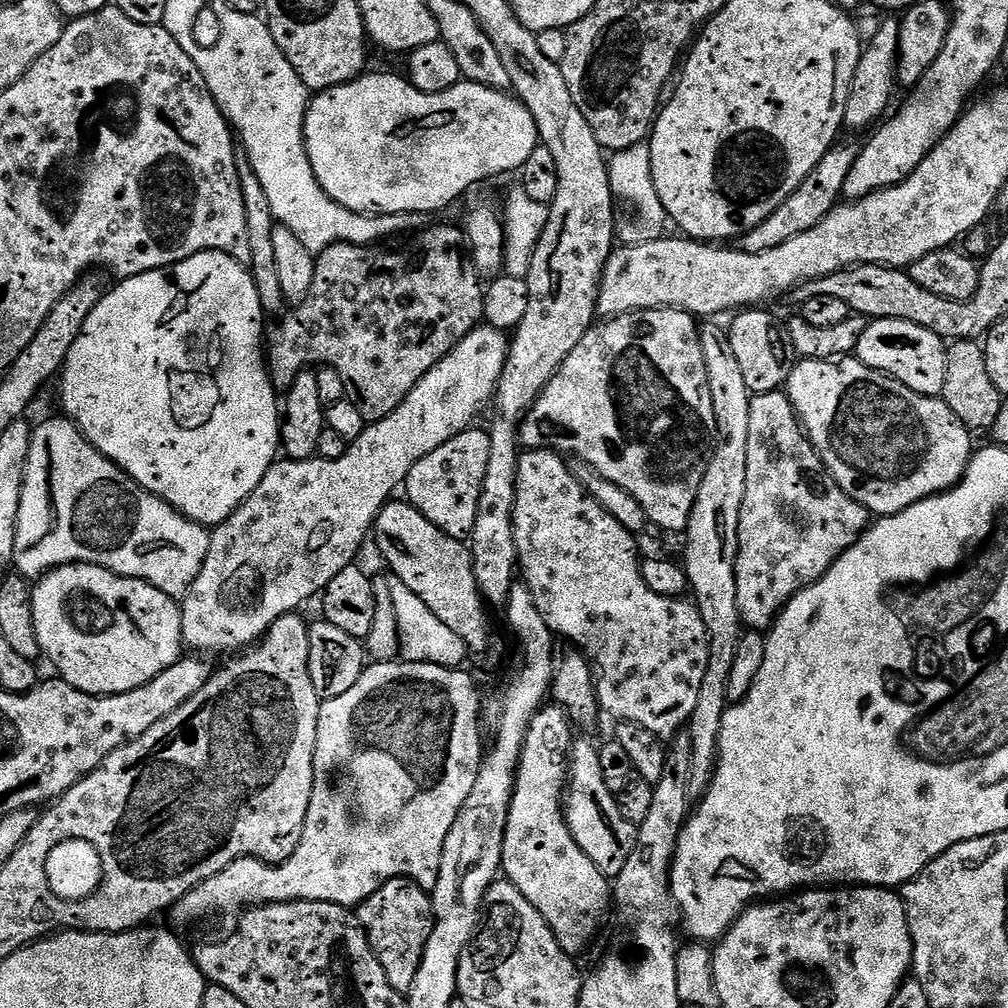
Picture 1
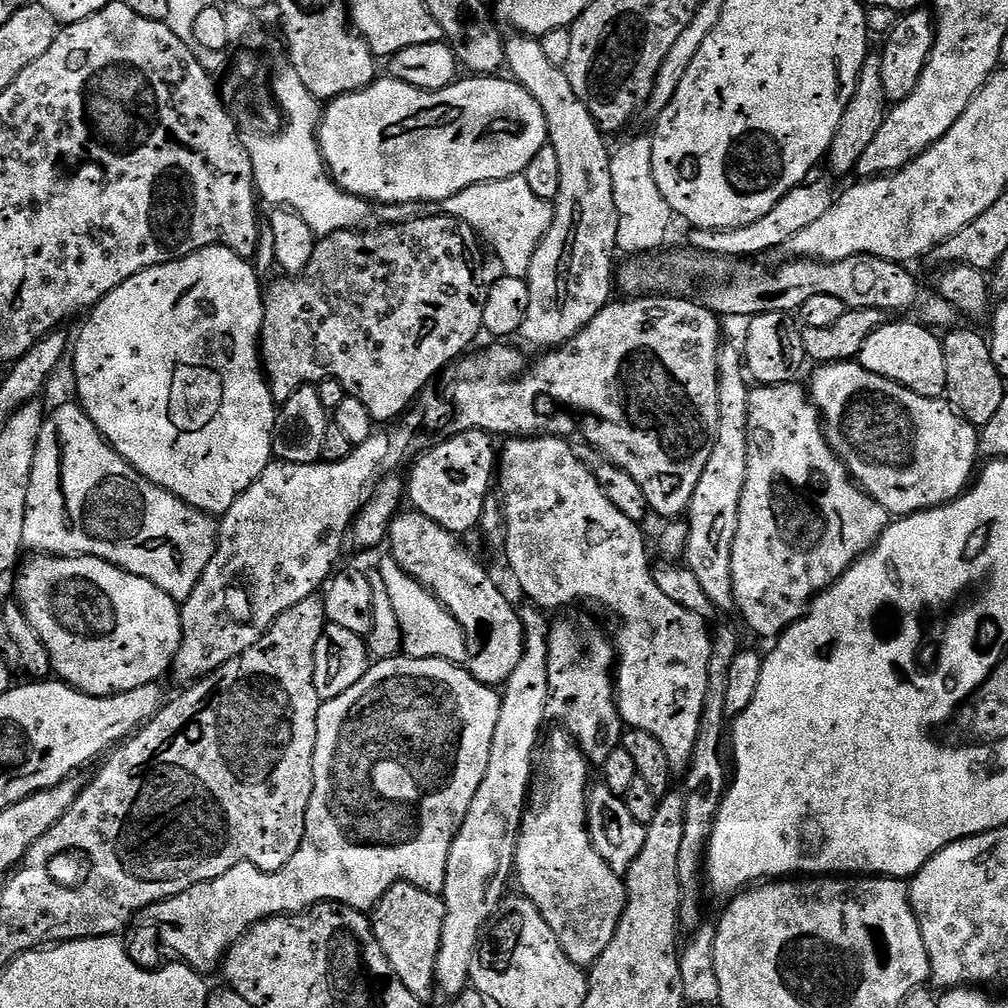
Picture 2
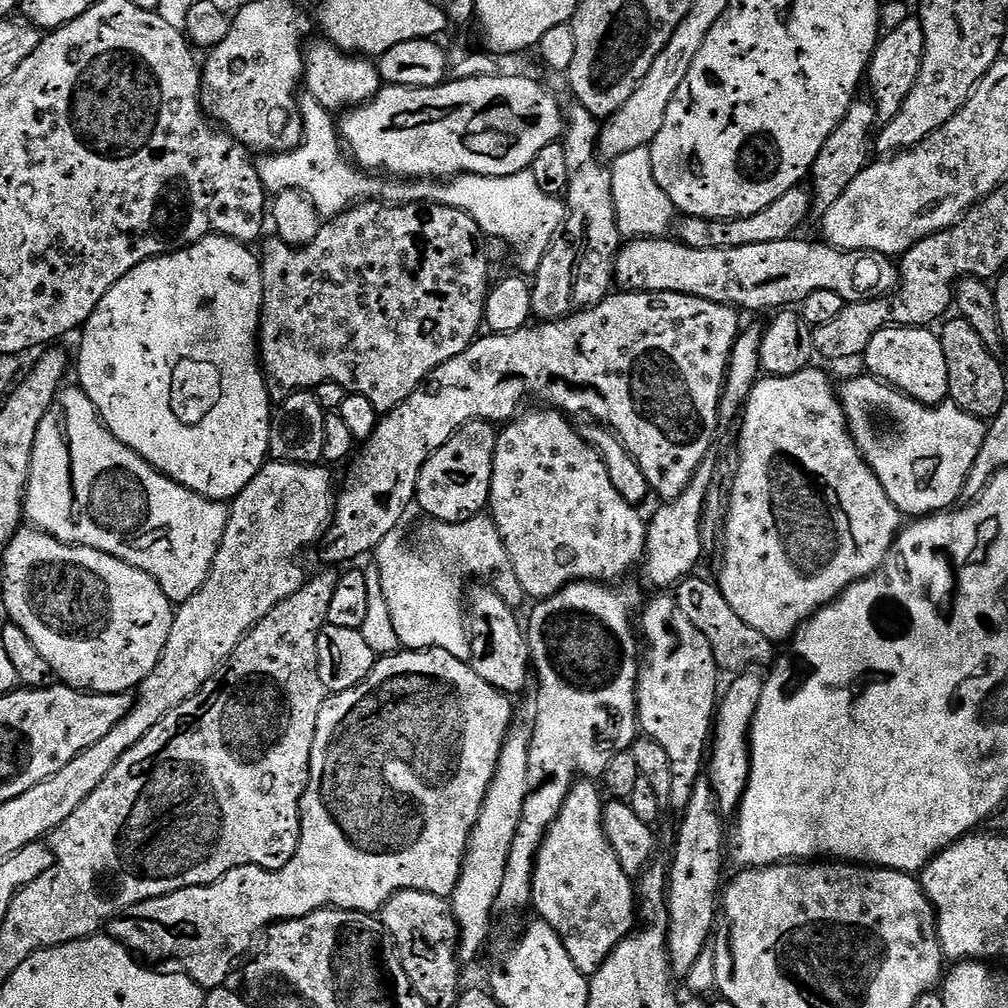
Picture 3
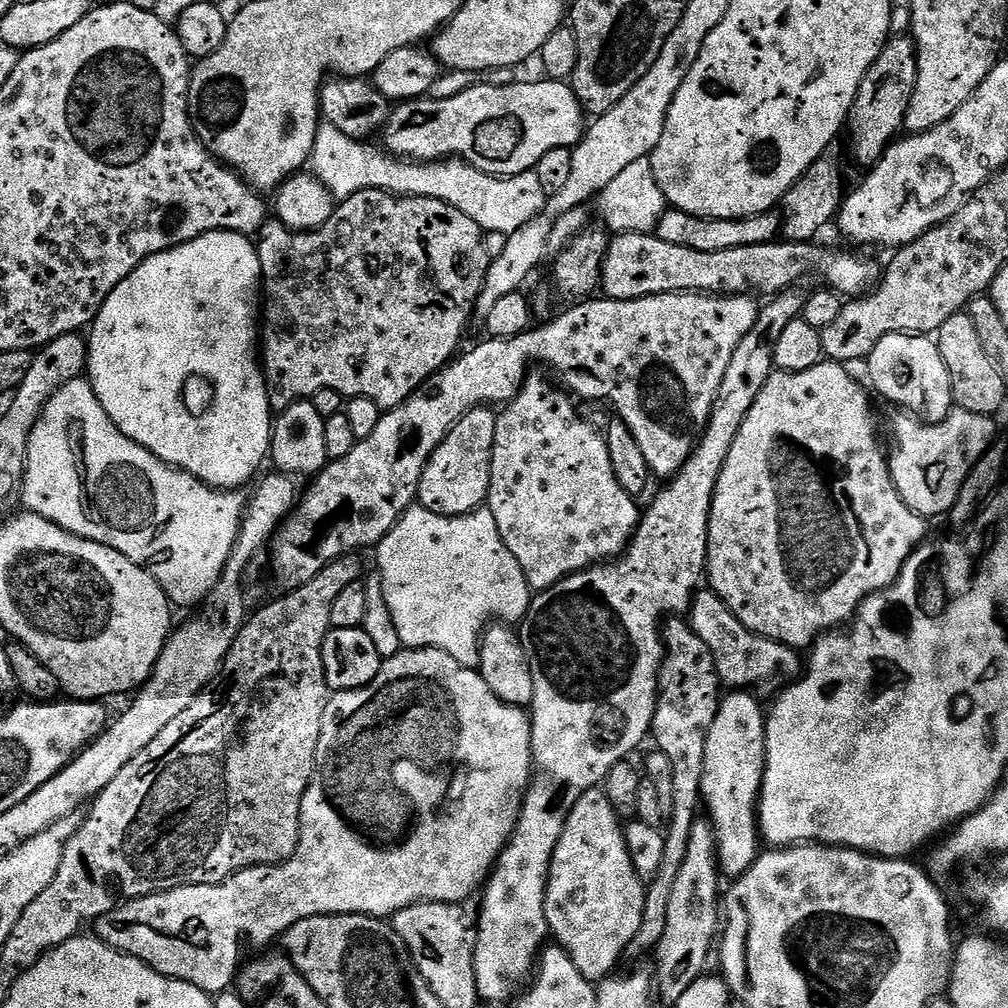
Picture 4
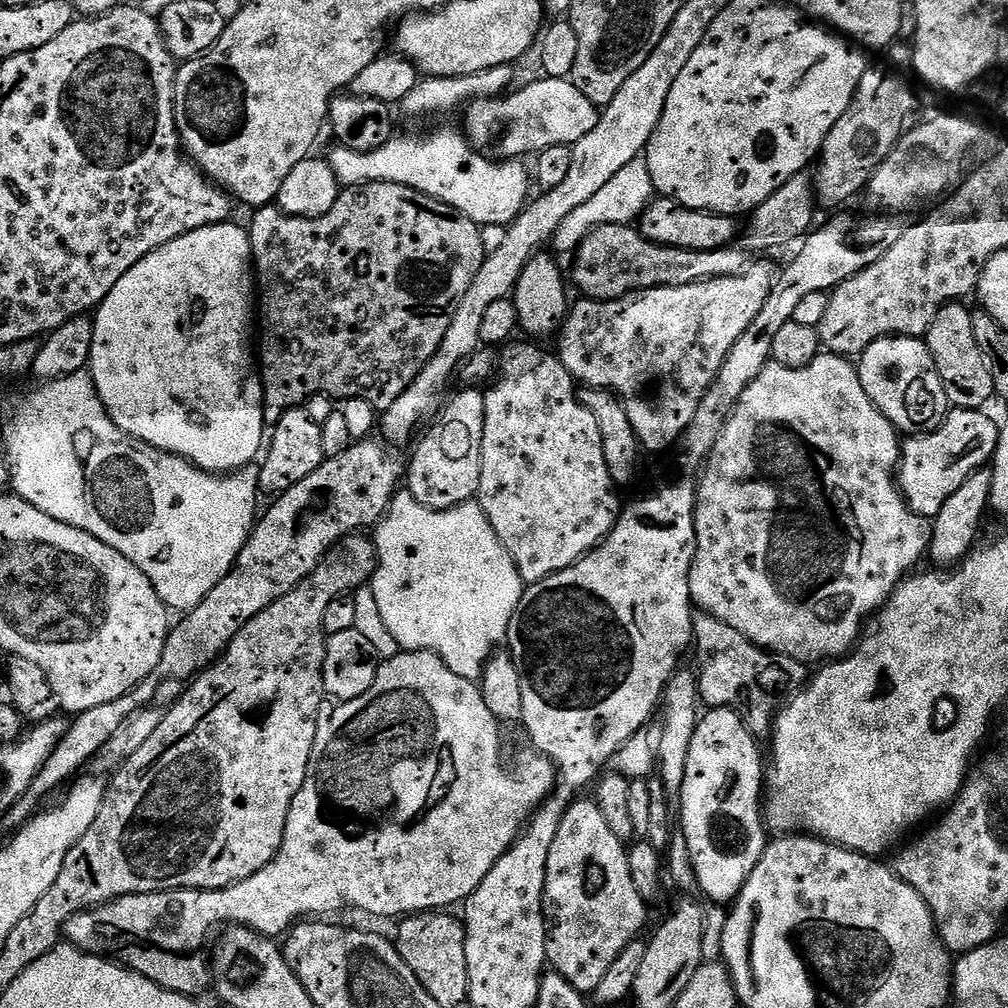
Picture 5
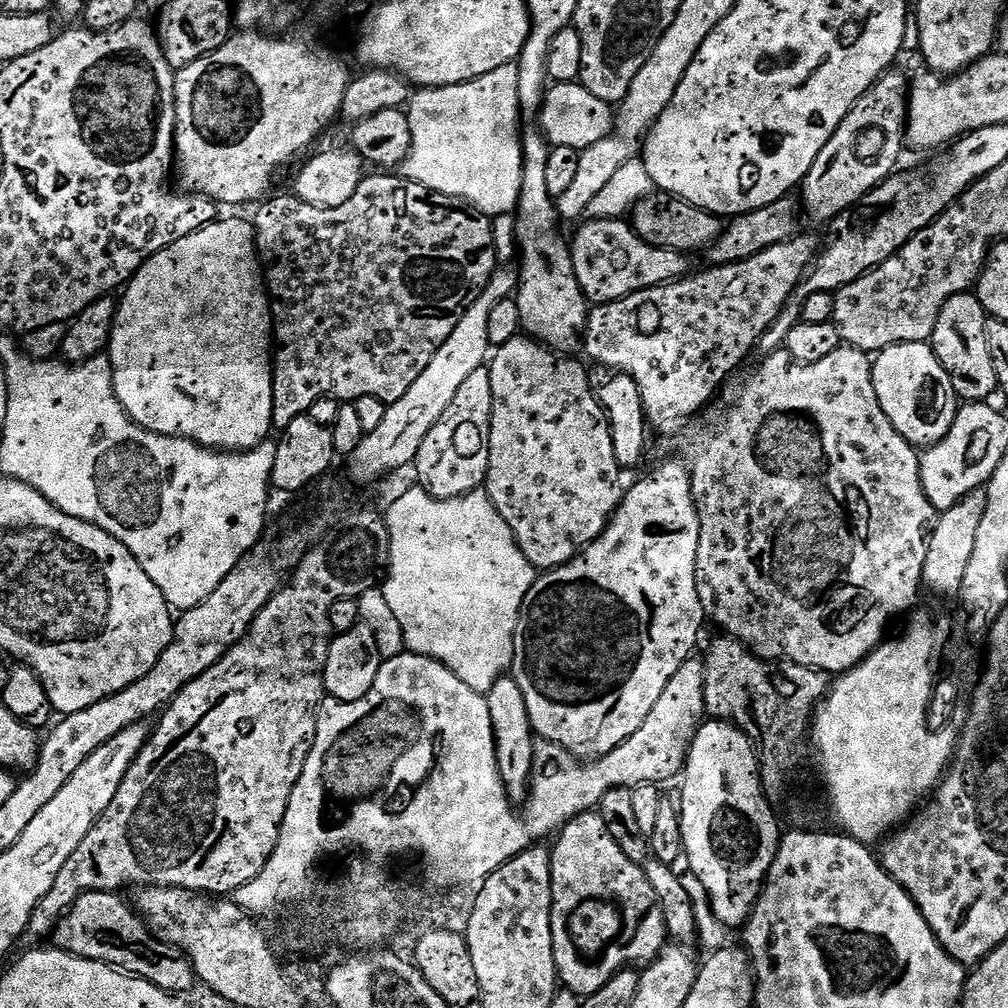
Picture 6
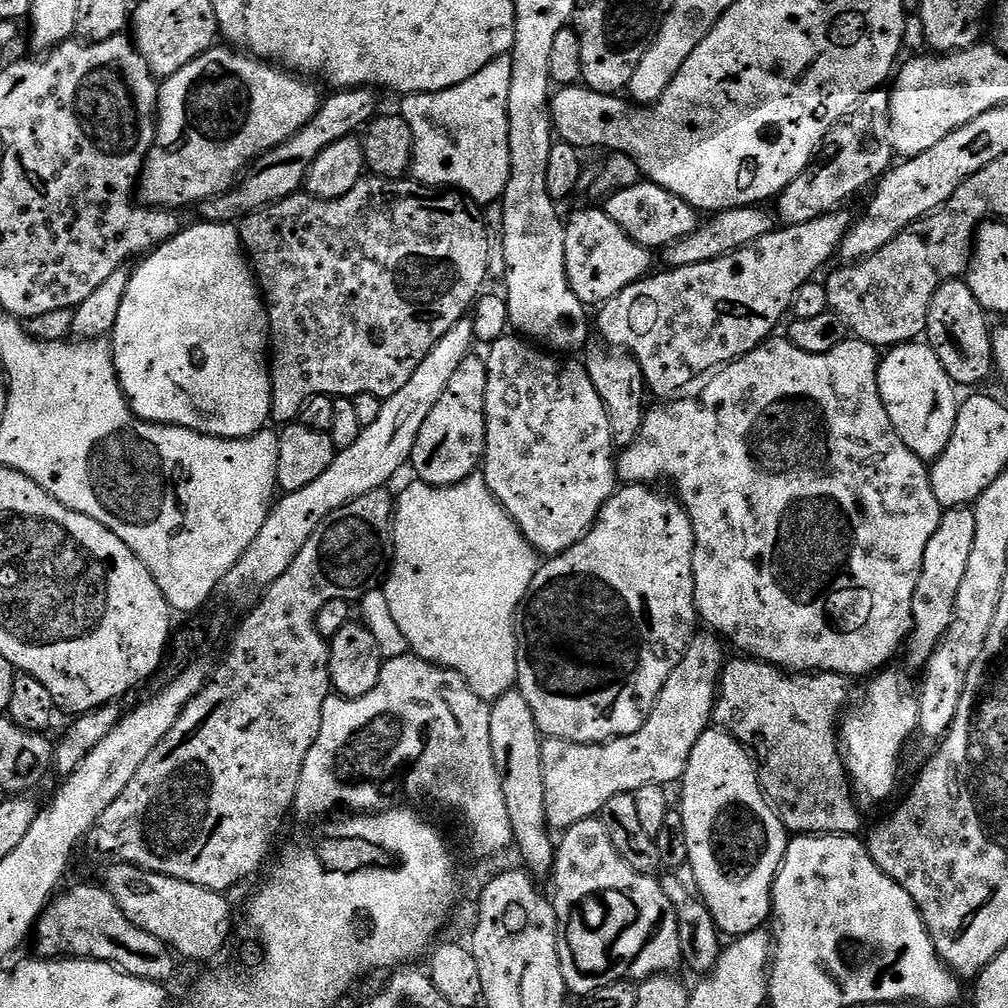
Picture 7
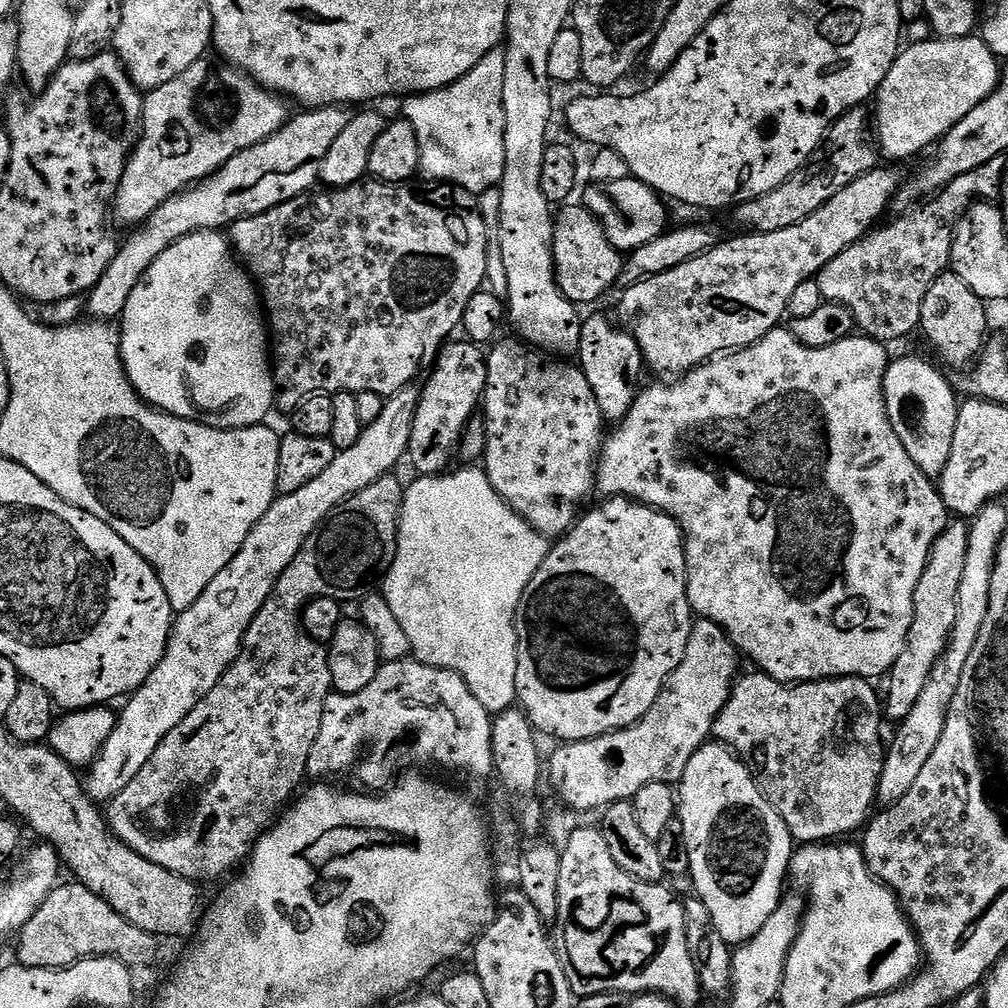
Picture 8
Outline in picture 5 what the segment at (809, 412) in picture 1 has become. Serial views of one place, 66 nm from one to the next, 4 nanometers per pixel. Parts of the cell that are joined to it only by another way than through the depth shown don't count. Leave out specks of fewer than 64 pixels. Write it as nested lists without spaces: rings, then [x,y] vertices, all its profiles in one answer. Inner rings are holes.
[[[956,408],[949,411],[947,420],[940,427],[913,435],[909,439],[913,440],[903,445],[898,482],[913,512],[919,512],[925,518],[935,518],[946,498],[996,455],[1000,428],[986,413],[974,408]]]

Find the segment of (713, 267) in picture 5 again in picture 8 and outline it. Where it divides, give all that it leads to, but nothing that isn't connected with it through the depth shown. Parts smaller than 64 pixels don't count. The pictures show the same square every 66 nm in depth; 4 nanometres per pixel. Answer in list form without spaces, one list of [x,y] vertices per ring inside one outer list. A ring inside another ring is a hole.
[[[572,206],[561,207],[555,217],[556,245],[552,253],[556,255],[556,280],[567,300],[577,306],[585,306],[602,299],[612,287],[620,284],[620,273],[624,270],[626,260],[610,242],[606,230],[589,208],[568,207]]]

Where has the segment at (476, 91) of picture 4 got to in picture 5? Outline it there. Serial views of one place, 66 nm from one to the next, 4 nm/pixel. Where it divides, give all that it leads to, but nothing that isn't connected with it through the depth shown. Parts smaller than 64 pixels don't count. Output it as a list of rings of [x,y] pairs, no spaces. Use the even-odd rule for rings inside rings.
[[[539,79],[499,98],[477,98],[467,105],[462,128],[477,153],[500,162],[515,161],[524,158],[527,152],[539,154],[550,146],[577,144],[594,130],[597,105],[592,104],[571,79]]]

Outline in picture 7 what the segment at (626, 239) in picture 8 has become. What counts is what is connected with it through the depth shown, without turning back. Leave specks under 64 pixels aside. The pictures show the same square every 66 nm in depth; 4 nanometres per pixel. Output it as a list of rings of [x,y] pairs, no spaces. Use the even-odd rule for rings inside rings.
[[[651,182],[619,188],[603,201],[602,207],[605,214],[614,222],[618,222],[618,226],[631,240],[649,250],[663,250],[675,240],[689,236],[702,220],[701,213],[689,206],[685,200]]]

